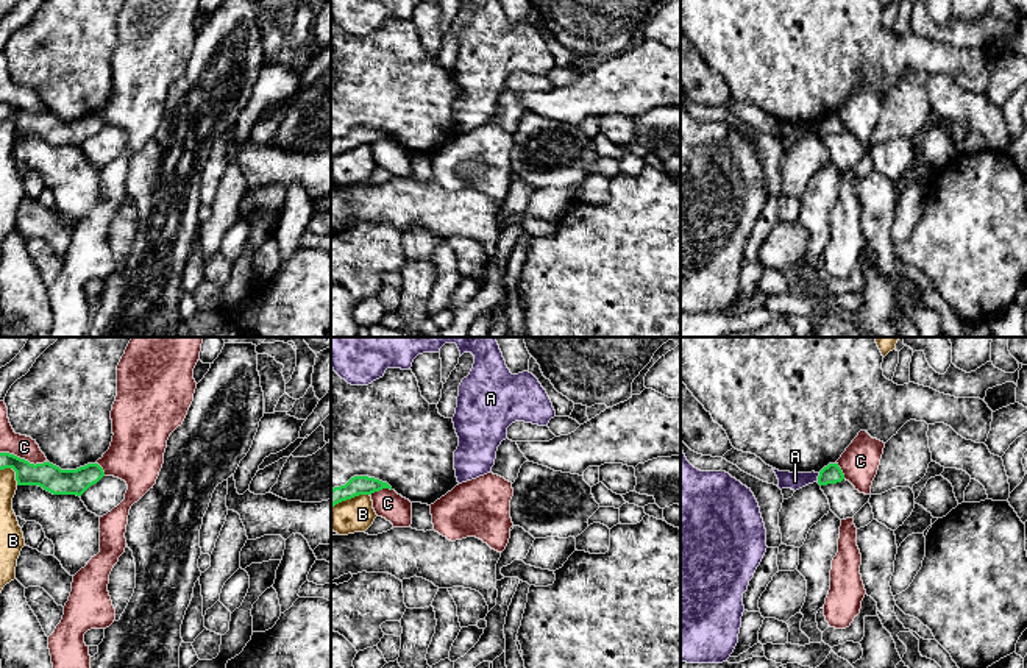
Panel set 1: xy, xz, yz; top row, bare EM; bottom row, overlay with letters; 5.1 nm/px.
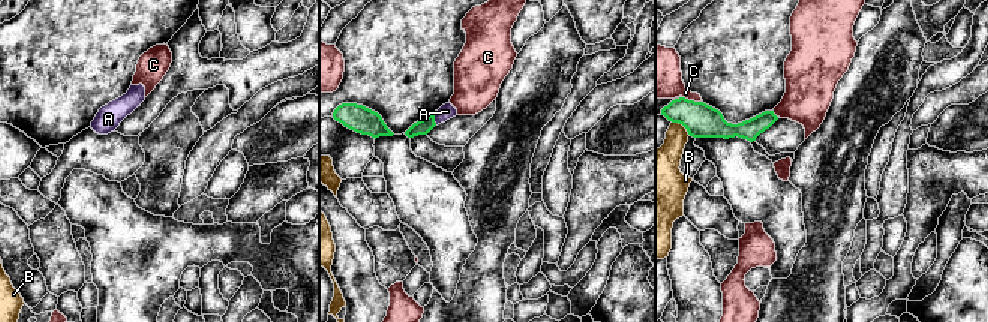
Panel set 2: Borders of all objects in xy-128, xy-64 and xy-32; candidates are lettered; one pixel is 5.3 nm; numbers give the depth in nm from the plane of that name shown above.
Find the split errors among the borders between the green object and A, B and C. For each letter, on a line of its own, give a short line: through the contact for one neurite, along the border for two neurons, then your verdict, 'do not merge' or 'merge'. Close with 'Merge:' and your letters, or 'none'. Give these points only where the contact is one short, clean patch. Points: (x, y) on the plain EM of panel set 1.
A: line yz (820, 124), (817, 131); do not merge
B: line xy (0, 119), (11, 119), (17, 135); do not merge
C: do not merge
Merge: none

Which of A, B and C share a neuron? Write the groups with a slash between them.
A / B / C

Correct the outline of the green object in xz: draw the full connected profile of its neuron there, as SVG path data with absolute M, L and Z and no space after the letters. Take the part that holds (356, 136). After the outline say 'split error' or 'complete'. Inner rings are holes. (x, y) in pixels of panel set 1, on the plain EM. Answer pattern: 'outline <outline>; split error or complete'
outline M354 126L345 136L331 139L331 159L346 150L351 150L359 145L371 145L382 139L392 137L387 133L382 133L368 126Z; complete

